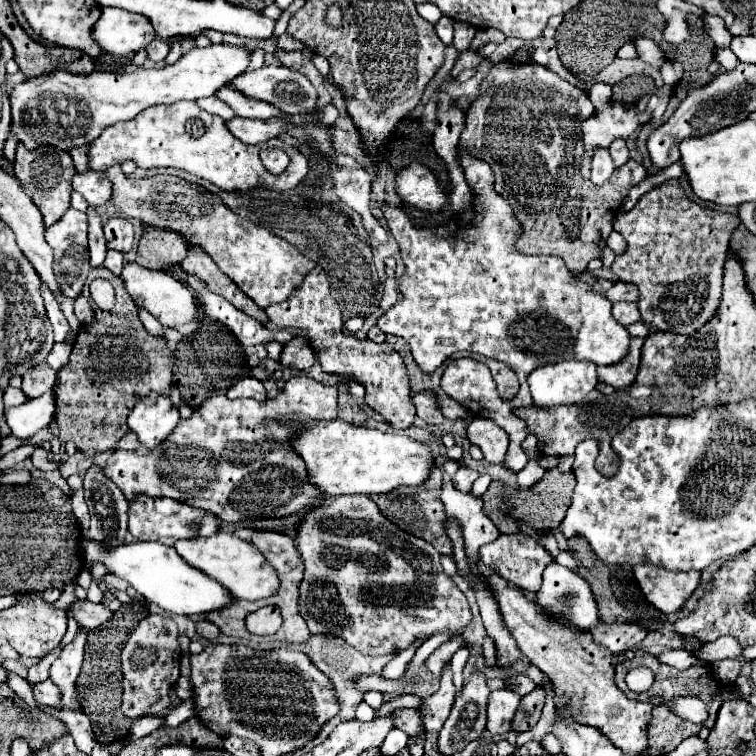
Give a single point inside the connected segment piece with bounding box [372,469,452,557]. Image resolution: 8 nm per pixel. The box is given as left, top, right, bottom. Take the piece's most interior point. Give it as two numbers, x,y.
419,511

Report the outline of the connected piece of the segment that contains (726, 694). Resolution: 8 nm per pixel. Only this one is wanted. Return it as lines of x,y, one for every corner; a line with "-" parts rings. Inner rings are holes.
636,651
632,659
626,659
626,661
622,661
622,663
616,665
616,683
620,685
620,689
624,689
624,693
628,693
628,697
632,697
632,699
640,699
640,701
652,701
654,697
672,699
672,697
676,697
676,695
692,695
692,697
700,697
700,699
708,705
708,709
710,709
710,717
708,717
708,721
706,721
706,727
712,727
712,725
714,725
714,721
716,721
716,713
718,713
720,705
722,705
726,699
730,699
730,697
738,699
738,697
740,697
738,691
734,691
734,695
732,695
730,685
722,685
720,681
716,683
716,679
714,679
714,671
712,671
710,667
706,667
706,665
692,665
692,667
688,667
688,669
684,669
684,671
678,671
678,669
670,667
670,665
660,663
654,655
644,653
644,651
-
634,667
648,667
648,669
654,671
656,679
654,679
654,685
650,687
650,691
644,691
644,693
626,691
628,685
626,685
624,677
626,677
626,673
628,673
630,669
634,669

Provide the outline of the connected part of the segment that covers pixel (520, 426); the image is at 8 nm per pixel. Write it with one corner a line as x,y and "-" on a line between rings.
458,151
458,157
460,165
464,167
468,185
472,187
472,193
476,197
472,207
466,213
454,217
448,225
414,227
404,209
382,207
392,237
400,245
406,273
400,279
402,299
378,319
378,327
384,333
404,337
412,349
414,361
424,373
434,373
456,351
476,351
484,357
492,357
506,363
518,375
520,391
510,403
504,403
498,393
490,393
490,389
472,389
472,383
440,383
440,387
448,397
468,407
468,413
472,417
478,417
478,409
482,409
482,405
490,405
490,419
510,437
510,447
504,465
512,471
520,471
528,463
528,457
522,449
522,441
528,435
528,423
522,421
514,413
514,409
534,405
526,385
530,371
542,365
560,363
568,359
586,359
596,365
616,365
628,355
630,333
612,317
612,303
604,295
592,291
584,281
578,281
566,269
562,259
554,255
522,255
516,251
514,241
520,233
520,225
514,227
514,217
508,209
510,205
494,193
490,165
470,153

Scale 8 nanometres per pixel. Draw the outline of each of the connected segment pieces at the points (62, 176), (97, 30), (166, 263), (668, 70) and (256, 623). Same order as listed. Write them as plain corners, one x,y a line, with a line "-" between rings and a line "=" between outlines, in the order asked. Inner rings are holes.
18,143
16,159
14,159
14,175
22,183
22,187
26,189
26,193
34,201
34,205
42,211
46,227
60,221
60,217
70,207
70,191
72,191
70,181
76,175
72,157
66,151
50,147
50,145
40,145
36,149
26,149
22,143
=
102,7
90,35
104,53
126,57
144,49
154,39
154,29
152,23
138,13
118,7
=
146,227
138,243
136,263
146,269
166,271
168,267
182,263
186,251
188,243
182,233
160,227
=
666,61
662,67
660,67
660,75
664,79
664,85
672,87
676,85
680,79
682,79
682,65
680,63
674,63
674,61
=
268,605
264,609
258,609
258,611
250,613
248,619
246,619
246,629
254,635
274,635
282,625
282,617
280,617
278,607
-
264,609
266,609
266,615
262,615

